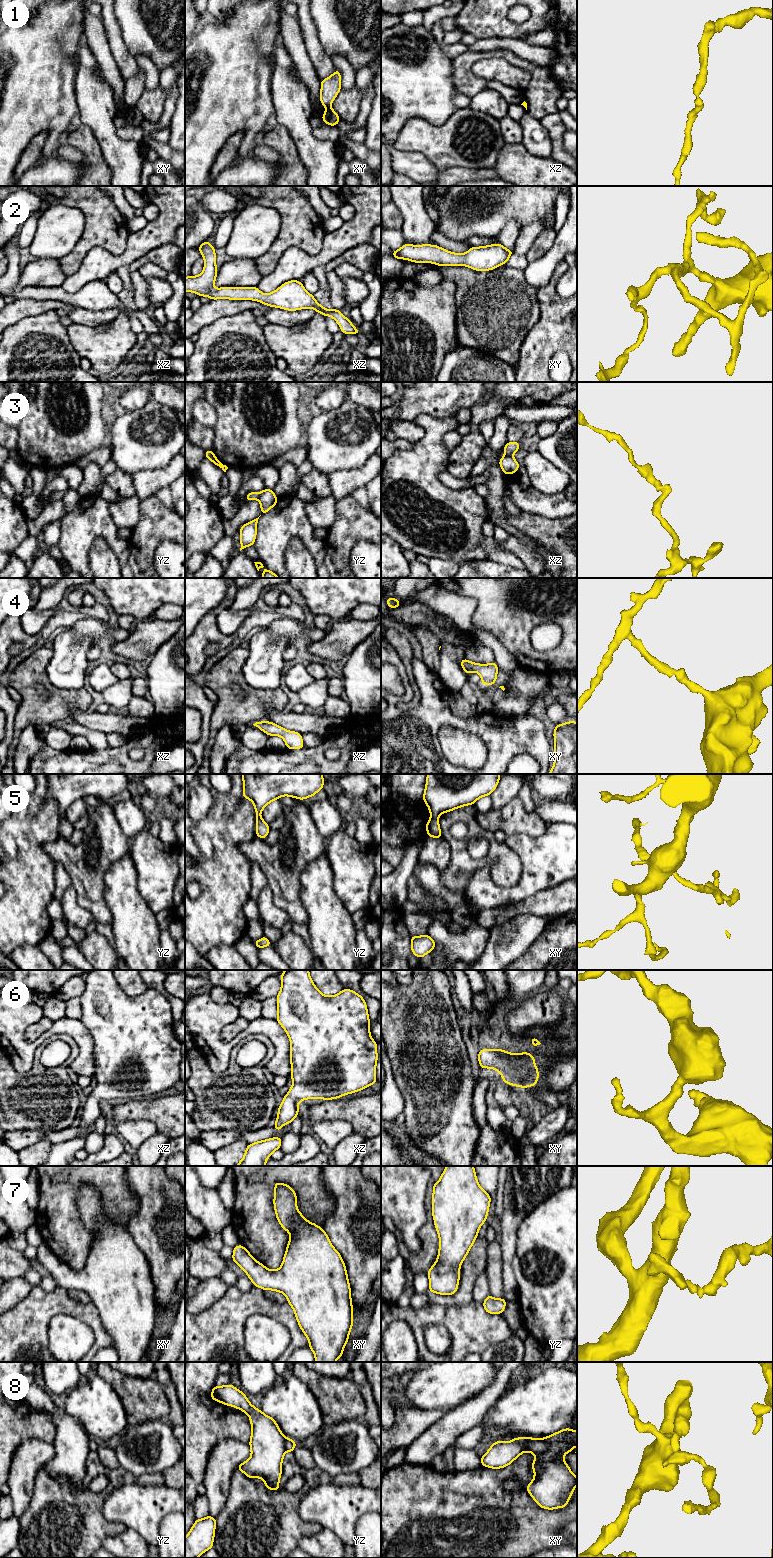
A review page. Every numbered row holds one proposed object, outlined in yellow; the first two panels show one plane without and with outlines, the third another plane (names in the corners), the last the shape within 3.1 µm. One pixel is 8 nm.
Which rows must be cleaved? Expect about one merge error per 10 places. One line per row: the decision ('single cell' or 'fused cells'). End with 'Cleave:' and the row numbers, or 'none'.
1: fused cells
2: single cell
3: fused cells
4: single cell
5: single cell
6: single cell
7: single cell
8: fused cells
Cleave: 1, 3, 8

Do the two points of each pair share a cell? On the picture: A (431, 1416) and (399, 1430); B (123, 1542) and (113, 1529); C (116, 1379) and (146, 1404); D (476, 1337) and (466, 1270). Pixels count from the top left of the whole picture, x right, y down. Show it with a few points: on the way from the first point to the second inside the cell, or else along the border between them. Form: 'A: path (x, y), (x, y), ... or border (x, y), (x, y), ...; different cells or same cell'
A: path (423, 1419), (413, 1421), (407, 1427); same cell
B: border (126, 1528), (120, 1533), (107, 1536), (101, 1546); different cells
C: path (123, 1384), (139, 1397); same cell
D: border (472, 1299), (463, 1305), (448, 1305); different cells

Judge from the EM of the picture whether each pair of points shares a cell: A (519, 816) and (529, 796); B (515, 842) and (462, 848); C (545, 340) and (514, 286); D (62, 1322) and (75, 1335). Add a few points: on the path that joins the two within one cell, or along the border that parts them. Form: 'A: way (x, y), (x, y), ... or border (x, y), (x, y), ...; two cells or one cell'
A: border (517, 796), (527, 811), (534, 812); two cells
B: border (504, 842), (518, 856), (520, 862); two cells
C: border (538, 300), (539, 319), (522, 342); two cells
D: way (65, 1325), (72, 1332); one cell

